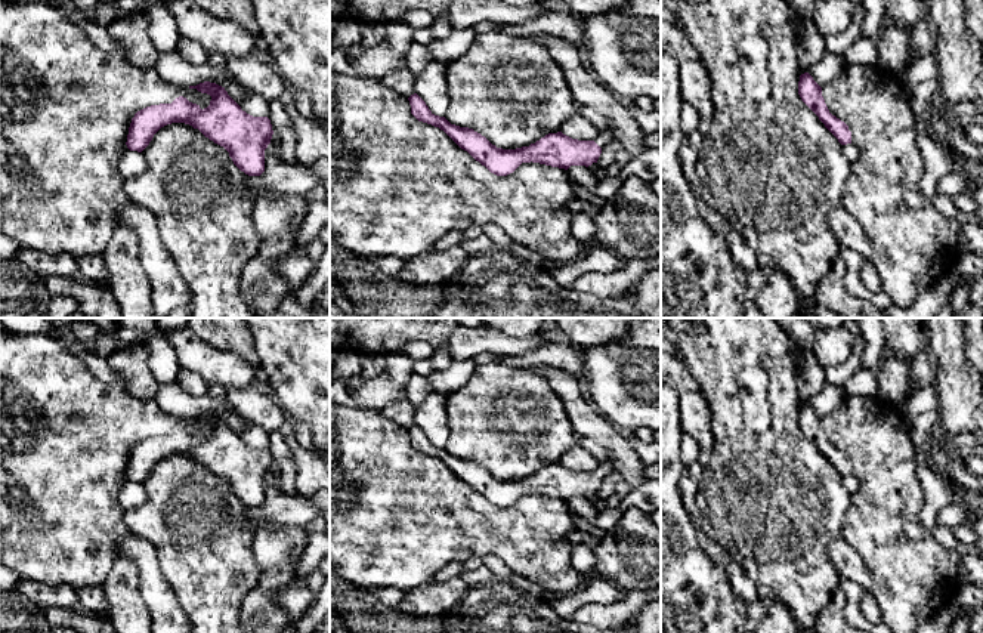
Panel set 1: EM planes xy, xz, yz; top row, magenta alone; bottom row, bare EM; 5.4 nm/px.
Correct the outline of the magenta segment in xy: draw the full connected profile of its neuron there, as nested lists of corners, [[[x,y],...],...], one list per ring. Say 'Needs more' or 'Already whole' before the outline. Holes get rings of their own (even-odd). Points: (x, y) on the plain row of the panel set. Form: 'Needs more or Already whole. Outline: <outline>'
Needs more. Outline: [[[204,413],[189,417],[211,427],[204,441],[179,427],[171,435],[146,438],[132,450],[127,479],[142,484],[154,466],[171,454],[185,454],[198,460],[205,469],[223,478],[234,495],[248,507],[265,503],[265,481],[271,475],[276,490],[281,490],[279,470],[268,448],[253,448],[228,426],[225,419]]]

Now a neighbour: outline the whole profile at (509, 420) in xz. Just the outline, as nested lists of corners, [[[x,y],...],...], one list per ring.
[[[501,362],[477,365],[461,389],[446,395],[446,419],[449,436],[445,450],[451,456],[473,460],[503,481],[529,478],[548,464],[560,463],[562,457],[576,445],[578,438],[562,399],[544,374]]]

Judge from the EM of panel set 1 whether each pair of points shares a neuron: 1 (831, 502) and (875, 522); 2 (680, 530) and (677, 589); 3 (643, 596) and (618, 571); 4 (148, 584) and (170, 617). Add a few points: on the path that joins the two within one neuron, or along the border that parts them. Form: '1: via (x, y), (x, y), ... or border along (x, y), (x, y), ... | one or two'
1: border along (850, 497), (840, 530) | two
2: via (677, 545), (677, 574) | one
3: border along (645, 589), (626, 593) | two
4: via (155, 592), (164, 610) | one

